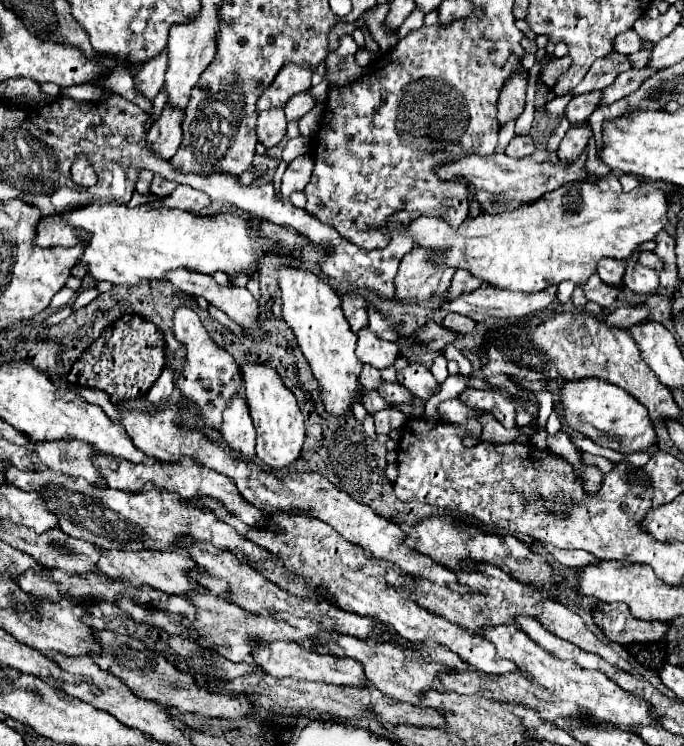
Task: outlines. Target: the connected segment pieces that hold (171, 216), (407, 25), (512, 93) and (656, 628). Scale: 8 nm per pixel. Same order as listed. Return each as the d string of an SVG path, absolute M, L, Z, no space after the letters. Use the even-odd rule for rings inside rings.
M94 203L86 209L74 209L74 213L44 217L38 223L34 243L40 247L74 247L78 243L78 237L74 235L76 227L92 233L82 255L82 261L90 265L92 277L114 285L138 285L142 279L162 279L170 269L178 267L206 275L216 271L254 273L258 269L256 263L266 255L266 249L284 249L288 253L302 249L312 263L318 263L318 253L310 247L306 237L274 223L262 223L258 229L252 229L244 217L232 213L196 217L182 209L152 209L148 205L130 209L124 203Z
M414 9L414 11L410 13L410 17L404 21L404 25L398 29L398 37L402 39L404 35L408 35L408 31L422 27L422 25L424 25L422 21L424 21L424 13L422 13L420 9Z
M514 73L506 79L506 85L498 97L498 121L506 123L508 119L518 119L518 115L524 111L524 99L526 77L522 77L522 73Z
M598 603L592 607L592 615L604 637L620 645L634 641L660 641L668 629L660 621L642 621L632 617L628 607L622 603Z

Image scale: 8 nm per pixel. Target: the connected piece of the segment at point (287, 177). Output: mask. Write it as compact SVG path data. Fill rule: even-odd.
M314 153L294 159L283 175L281 193L289 197L292 191L302 191L310 181L312 169L314 169Z

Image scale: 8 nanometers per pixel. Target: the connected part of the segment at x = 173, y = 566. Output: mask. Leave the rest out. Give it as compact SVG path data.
M100 549L100 559L98 559L98 571L110 577L126 577L130 583L136 587L150 585L152 589L164 591L164 593L174 593L174 595L184 595L186 589L194 589L198 585L188 577L188 571L194 569L194 563L190 557L174 551L158 551L158 549L144 549L144 551L114 551L114 549Z

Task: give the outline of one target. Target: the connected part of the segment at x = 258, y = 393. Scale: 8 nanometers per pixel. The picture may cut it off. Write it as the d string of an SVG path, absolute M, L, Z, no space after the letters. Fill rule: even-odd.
M246 363L240 369L246 389L246 403L256 429L256 457L272 469L286 467L288 463L298 459L304 443L304 417L298 409L296 397L286 389L280 375L272 367Z

